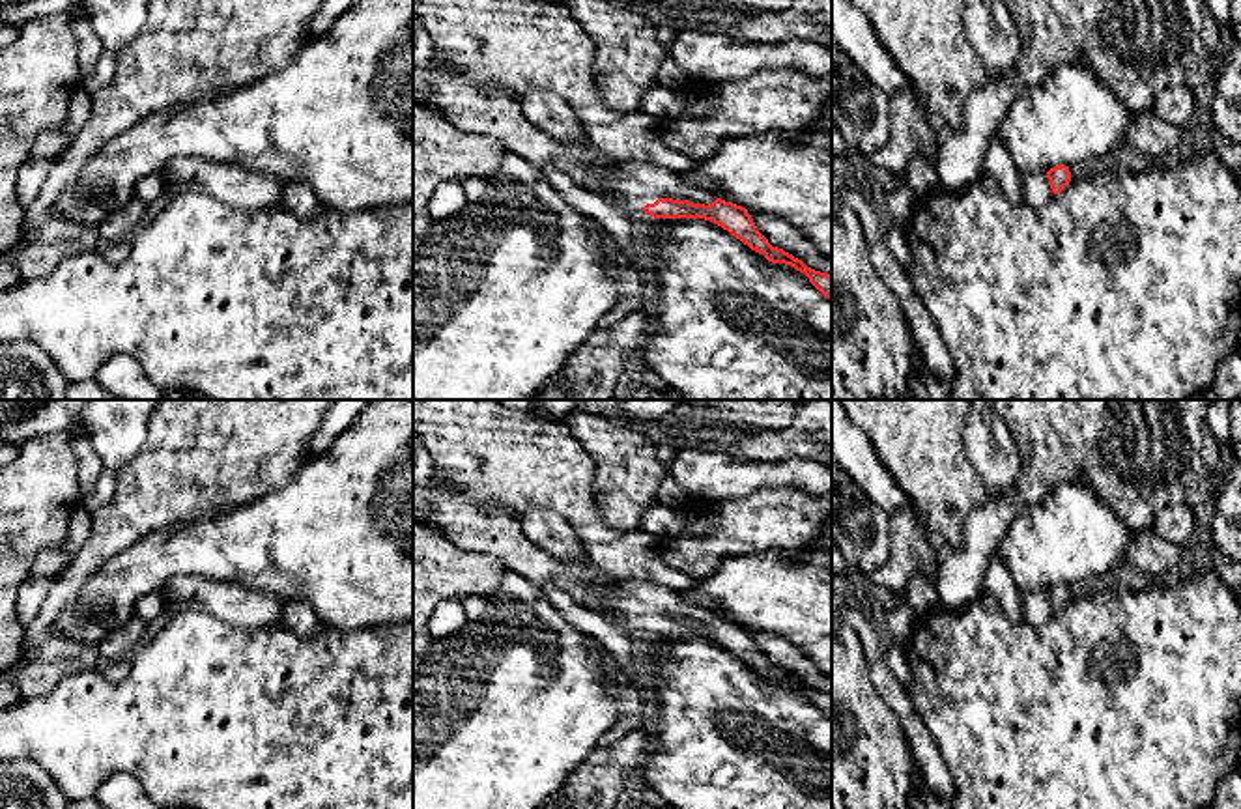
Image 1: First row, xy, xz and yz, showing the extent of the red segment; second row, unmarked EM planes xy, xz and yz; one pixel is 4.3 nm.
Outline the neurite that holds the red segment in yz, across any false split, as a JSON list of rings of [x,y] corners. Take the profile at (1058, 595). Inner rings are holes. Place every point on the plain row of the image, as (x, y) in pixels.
[[[1058,583],[1048,590],[1035,590],[1020,596],[1022,620],[1034,628],[1047,624],[1071,600],[1069,585]]]

